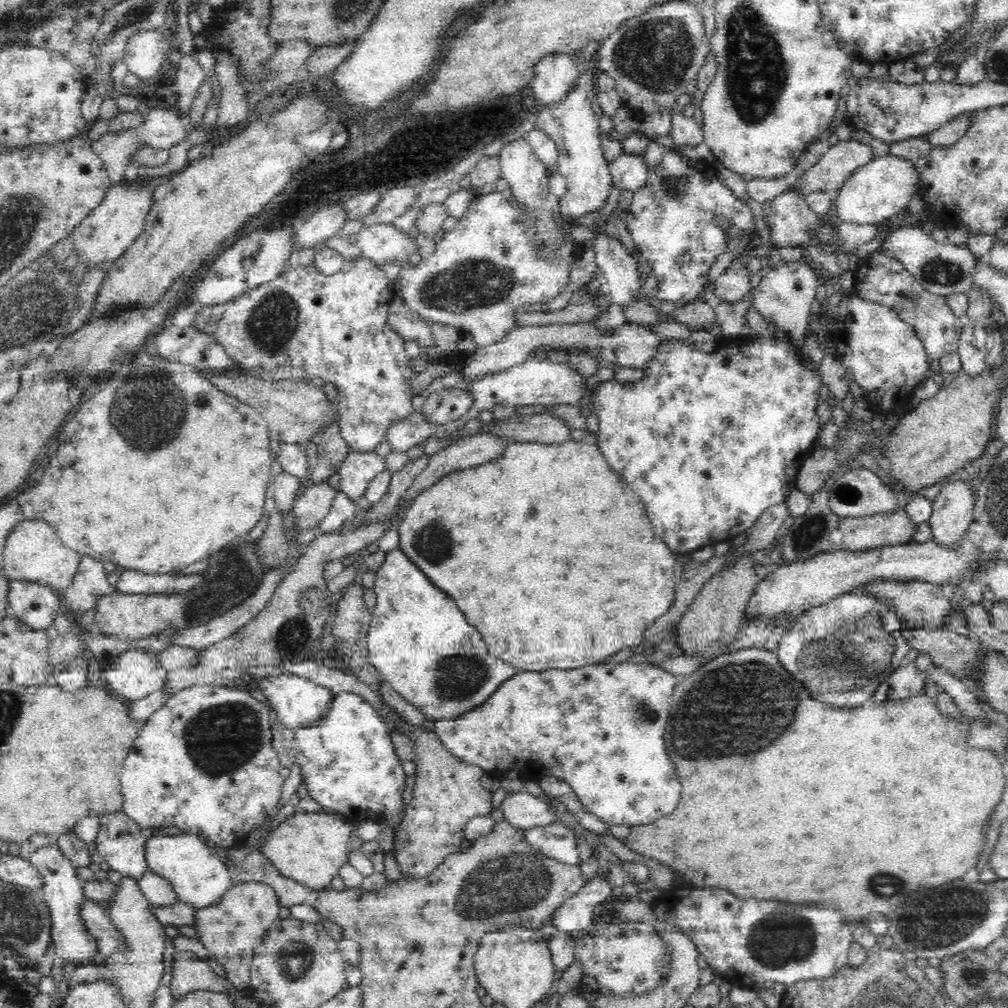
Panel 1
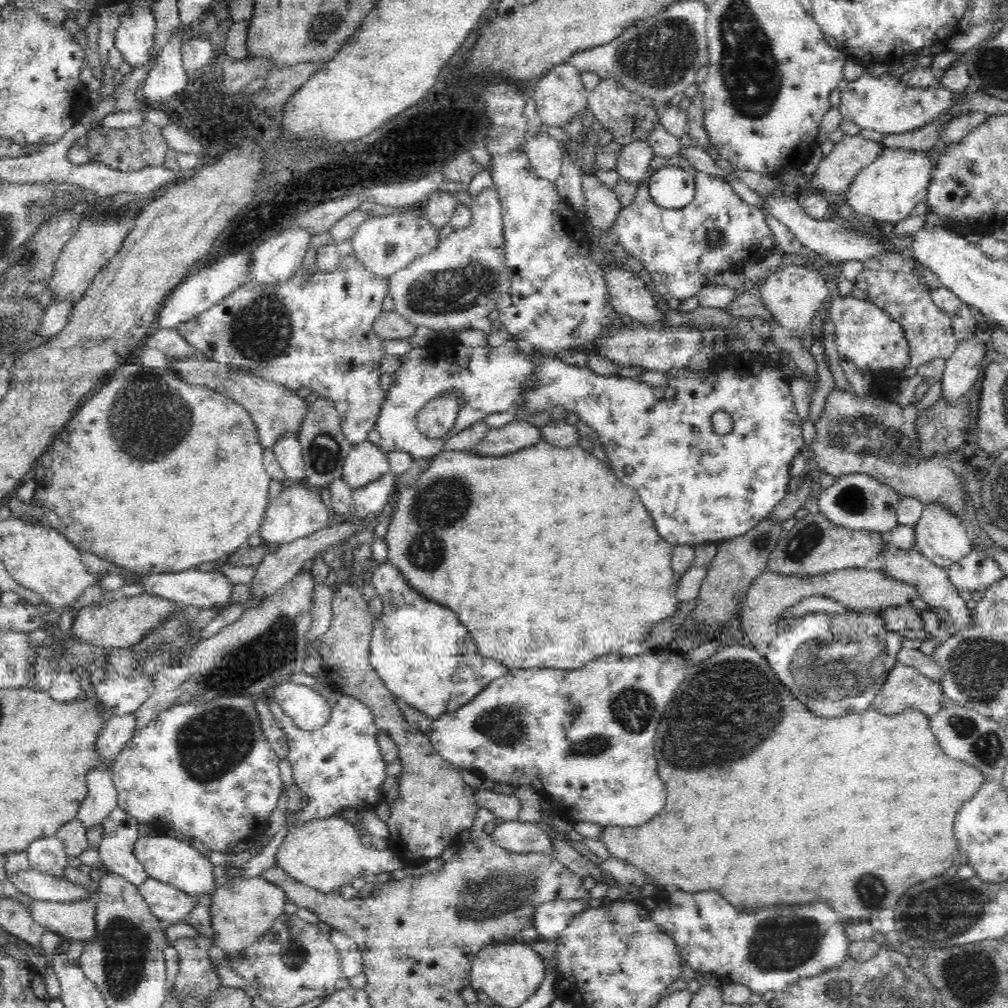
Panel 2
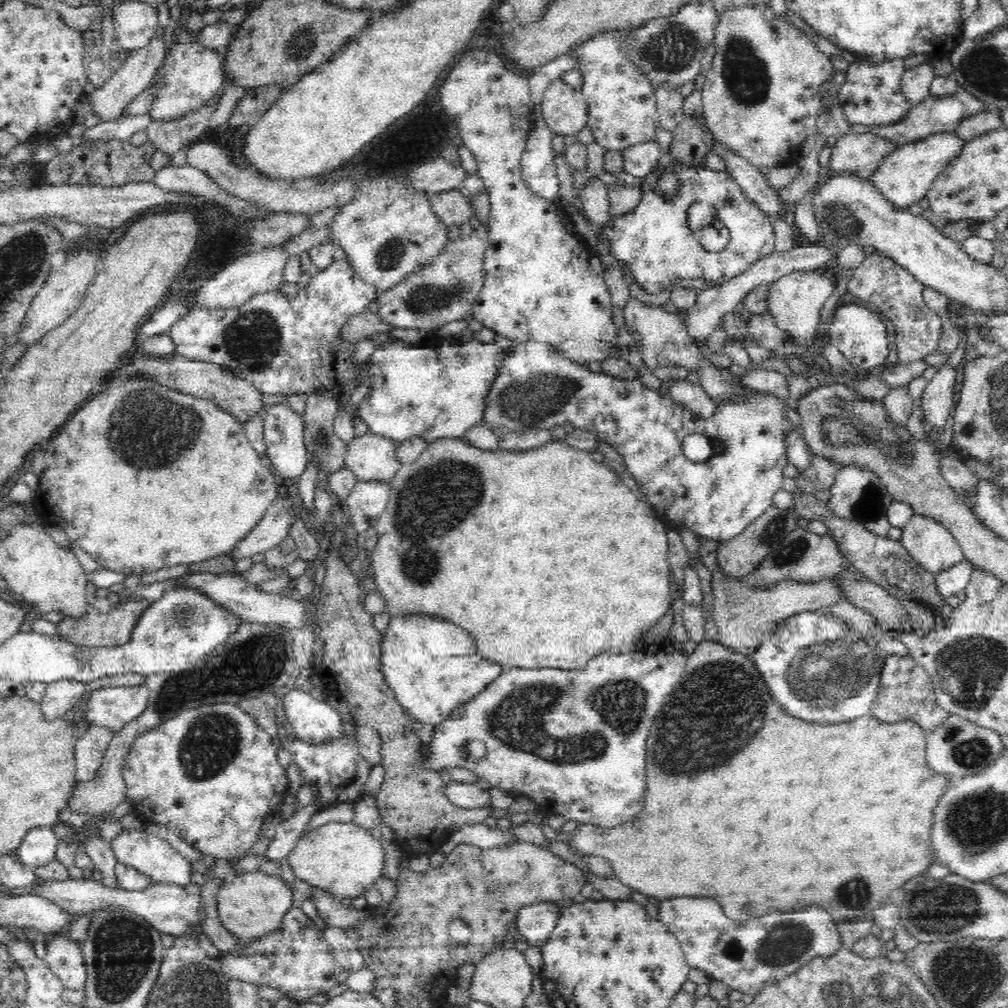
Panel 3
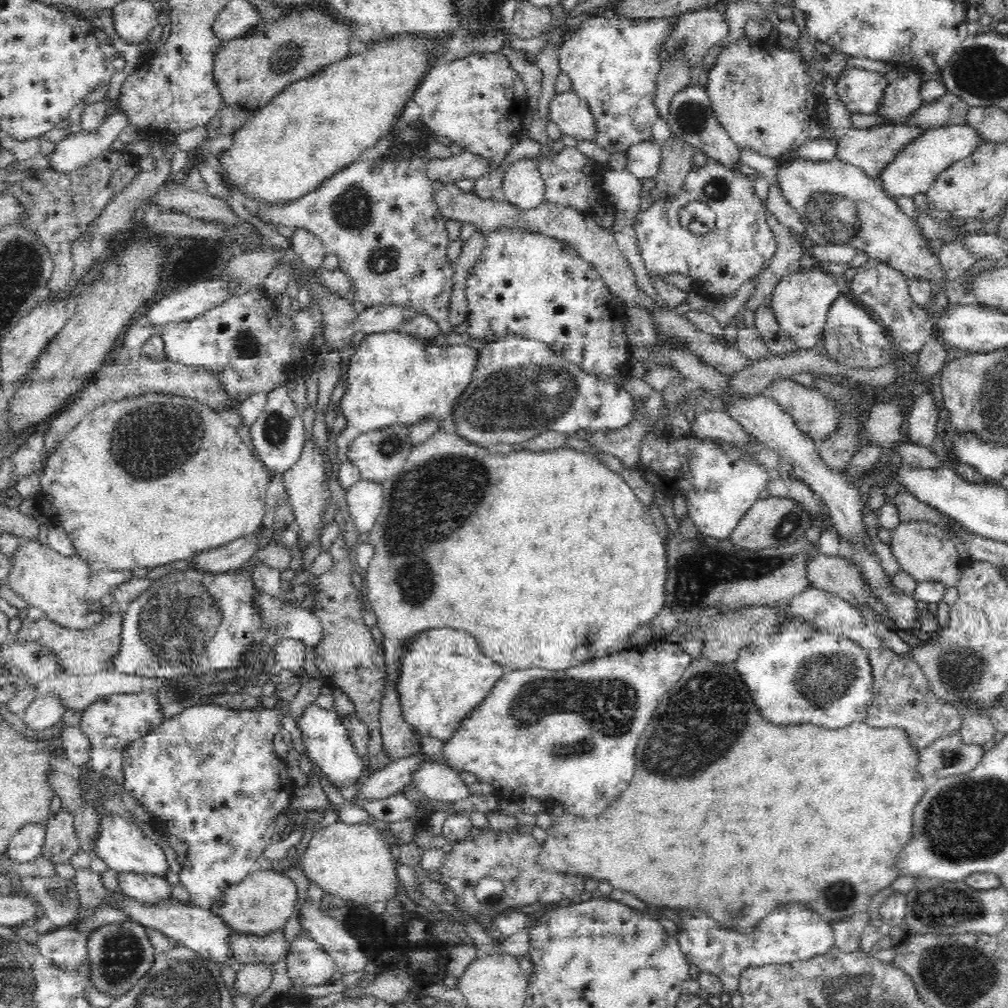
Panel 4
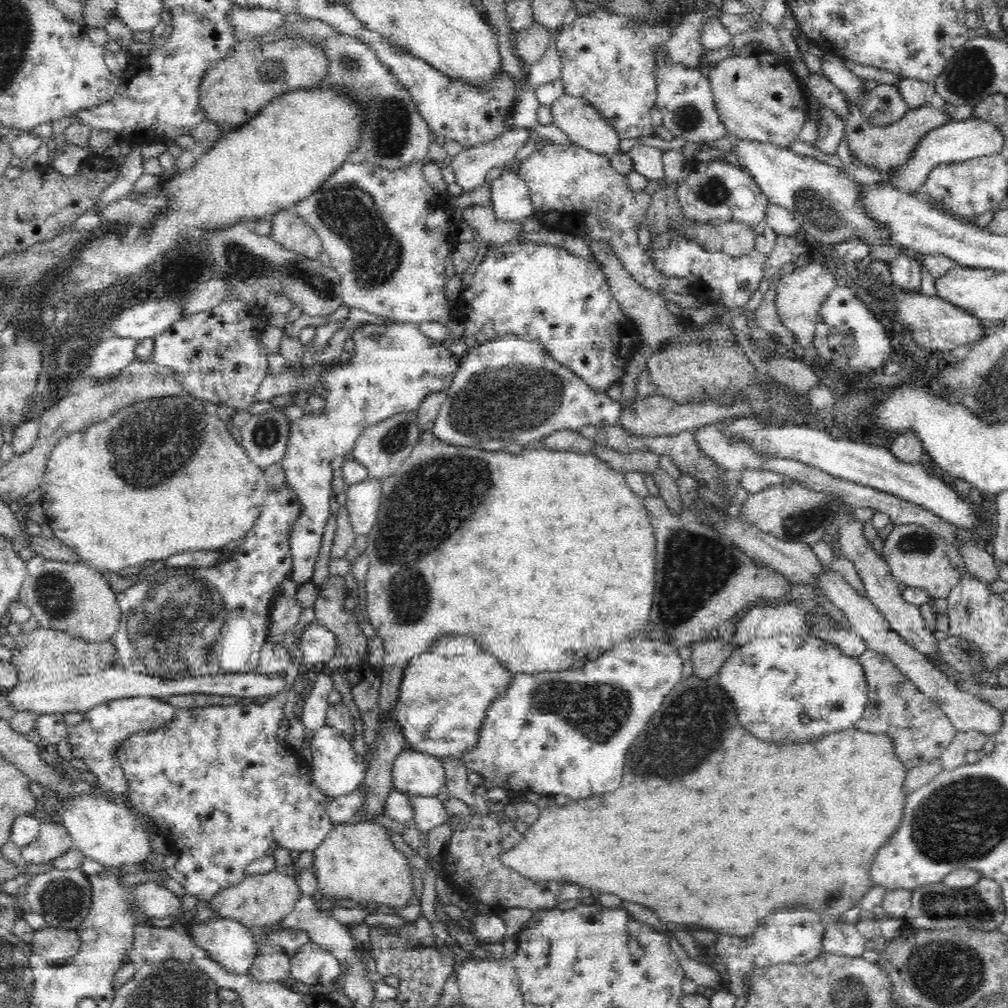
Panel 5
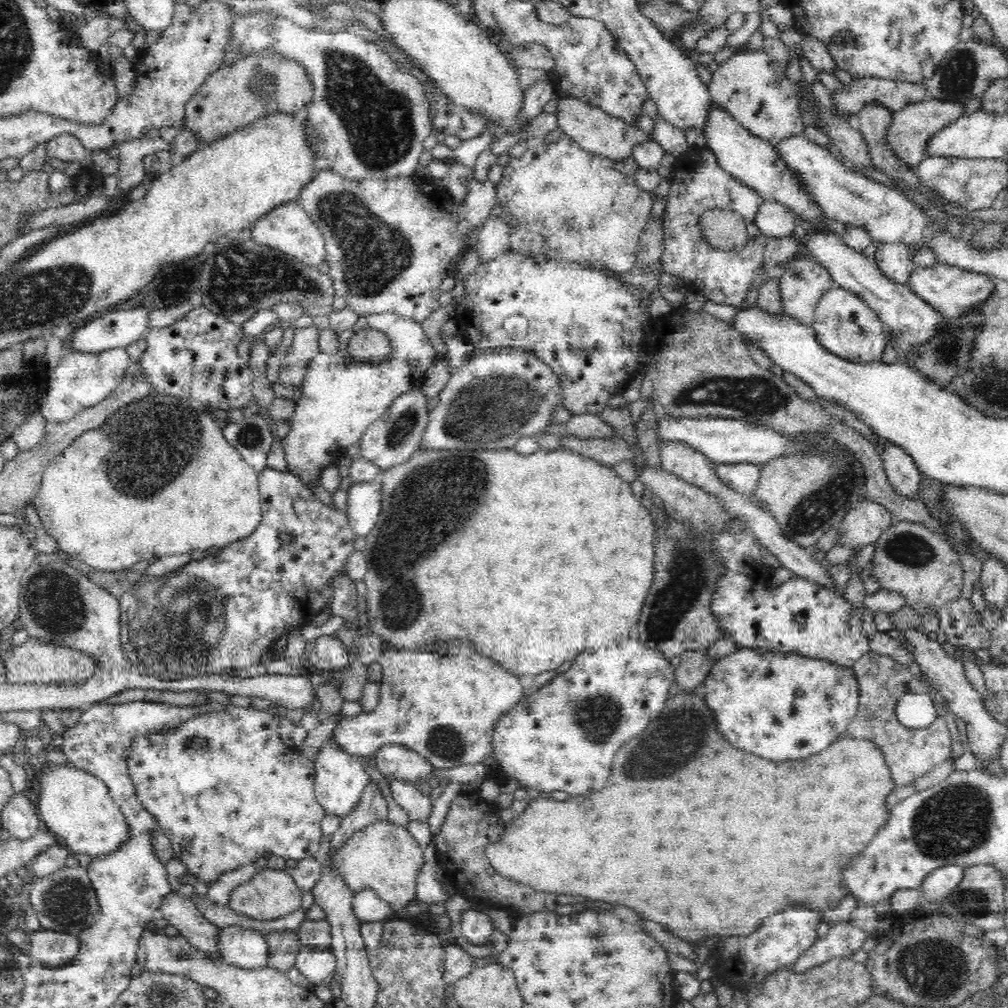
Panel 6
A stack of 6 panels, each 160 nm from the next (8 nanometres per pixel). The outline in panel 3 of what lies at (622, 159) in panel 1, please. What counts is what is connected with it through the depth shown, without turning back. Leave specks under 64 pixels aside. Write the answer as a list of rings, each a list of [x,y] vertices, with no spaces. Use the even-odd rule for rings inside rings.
[[[655,141],[629,146],[623,150],[623,172],[644,178],[648,173],[654,172],[661,154]]]

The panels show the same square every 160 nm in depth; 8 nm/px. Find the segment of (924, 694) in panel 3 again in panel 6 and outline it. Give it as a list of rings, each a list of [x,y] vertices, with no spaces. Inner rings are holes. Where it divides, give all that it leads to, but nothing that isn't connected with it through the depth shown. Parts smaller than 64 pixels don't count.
[[[868,651],[853,667],[860,685],[860,702],[856,718],[850,722],[844,737],[867,738],[877,742],[885,755],[886,763],[893,770],[892,777],[896,786],[910,784],[946,762],[946,758],[953,757],[952,736],[946,724],[948,706],[944,696],[929,681],[912,674],[907,667],[890,656],[874,651]],[[912,693],[928,694],[933,700],[937,715],[928,728],[907,728],[898,719],[898,700]]]

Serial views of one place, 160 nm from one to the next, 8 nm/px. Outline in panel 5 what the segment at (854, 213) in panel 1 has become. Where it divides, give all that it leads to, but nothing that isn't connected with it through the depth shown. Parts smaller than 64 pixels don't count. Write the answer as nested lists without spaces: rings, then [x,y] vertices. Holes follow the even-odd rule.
[[[972,116],[966,120],[949,121],[927,132],[926,136],[919,140],[909,159],[894,167],[890,178],[886,181],[900,192],[916,193],[922,186],[925,186],[934,168],[942,164],[961,163],[990,153],[1000,153],[1004,141],[1005,138],[996,130],[996,127],[985,120]]]

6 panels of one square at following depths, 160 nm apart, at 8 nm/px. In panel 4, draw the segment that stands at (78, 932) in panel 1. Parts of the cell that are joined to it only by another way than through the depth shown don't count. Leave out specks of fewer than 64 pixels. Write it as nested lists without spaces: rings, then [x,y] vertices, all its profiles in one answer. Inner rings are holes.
[[[43,824],[22,826],[12,837],[6,855],[14,863],[30,863],[42,857],[46,842],[46,829]]]

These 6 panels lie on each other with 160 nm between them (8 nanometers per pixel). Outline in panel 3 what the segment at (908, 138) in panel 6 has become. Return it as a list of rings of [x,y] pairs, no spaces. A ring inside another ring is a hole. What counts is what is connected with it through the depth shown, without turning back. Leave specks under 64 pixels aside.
[[[872,132],[844,134],[831,147],[828,177],[849,174],[868,179],[896,148],[896,144]]]

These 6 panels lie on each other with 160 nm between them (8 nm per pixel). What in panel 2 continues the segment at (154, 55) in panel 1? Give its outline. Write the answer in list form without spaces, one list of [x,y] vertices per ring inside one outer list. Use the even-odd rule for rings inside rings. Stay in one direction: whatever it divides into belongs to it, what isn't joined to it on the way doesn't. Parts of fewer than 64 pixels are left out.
[[[134,6],[120,16],[115,32],[115,47],[123,60],[134,68],[146,68],[153,59],[156,46],[156,23],[148,6]]]

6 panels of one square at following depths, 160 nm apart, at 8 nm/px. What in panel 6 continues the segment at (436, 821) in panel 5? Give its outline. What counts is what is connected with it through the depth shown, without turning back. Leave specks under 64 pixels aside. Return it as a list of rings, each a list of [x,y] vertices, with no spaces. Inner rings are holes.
[[[392,780],[389,785],[393,798],[407,812],[409,820],[424,824],[430,820],[434,804],[428,796],[424,796],[415,786],[401,780]]]

